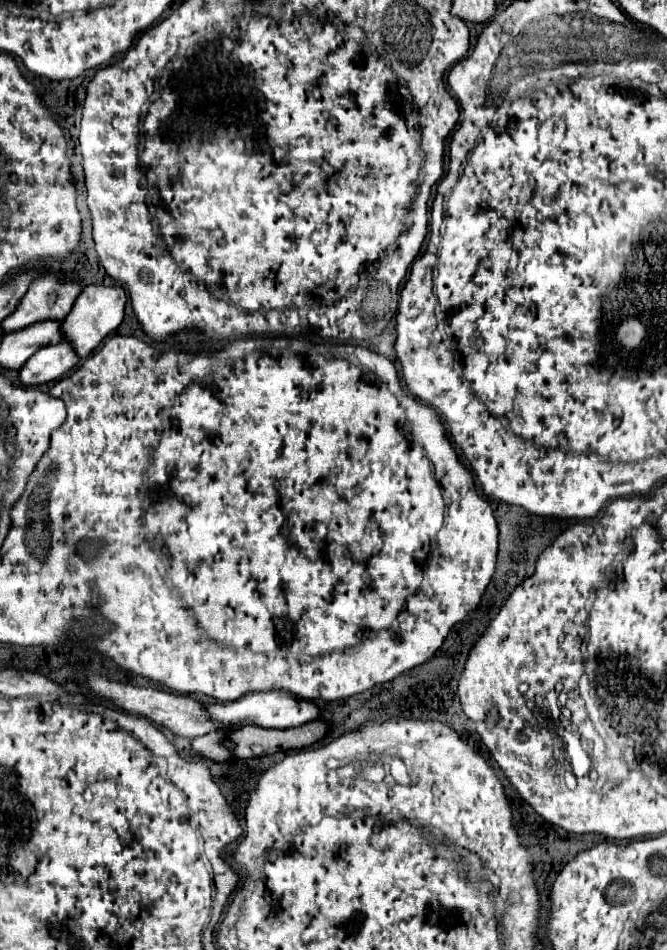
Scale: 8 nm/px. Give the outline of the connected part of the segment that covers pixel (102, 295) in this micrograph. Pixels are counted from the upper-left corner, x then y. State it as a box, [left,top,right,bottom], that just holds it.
[62,284,126,358]

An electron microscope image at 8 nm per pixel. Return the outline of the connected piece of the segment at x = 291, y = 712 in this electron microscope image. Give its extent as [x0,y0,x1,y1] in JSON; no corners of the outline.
[208,692,322,728]

